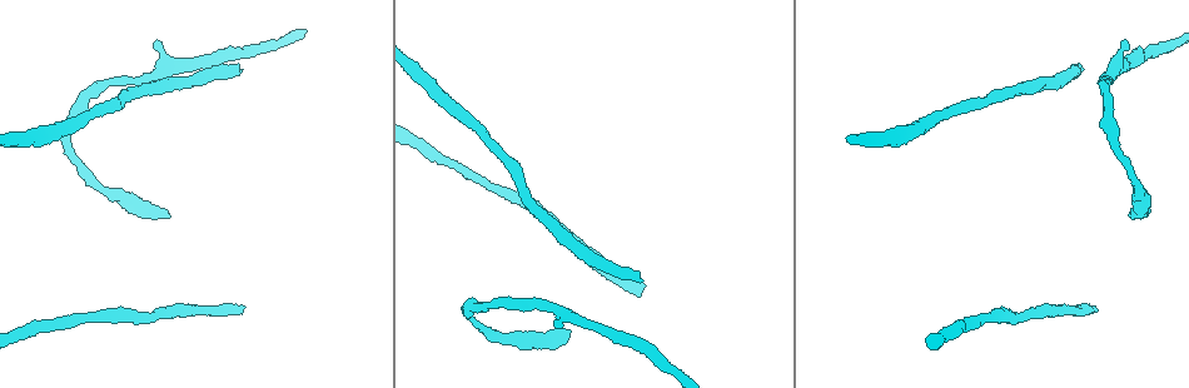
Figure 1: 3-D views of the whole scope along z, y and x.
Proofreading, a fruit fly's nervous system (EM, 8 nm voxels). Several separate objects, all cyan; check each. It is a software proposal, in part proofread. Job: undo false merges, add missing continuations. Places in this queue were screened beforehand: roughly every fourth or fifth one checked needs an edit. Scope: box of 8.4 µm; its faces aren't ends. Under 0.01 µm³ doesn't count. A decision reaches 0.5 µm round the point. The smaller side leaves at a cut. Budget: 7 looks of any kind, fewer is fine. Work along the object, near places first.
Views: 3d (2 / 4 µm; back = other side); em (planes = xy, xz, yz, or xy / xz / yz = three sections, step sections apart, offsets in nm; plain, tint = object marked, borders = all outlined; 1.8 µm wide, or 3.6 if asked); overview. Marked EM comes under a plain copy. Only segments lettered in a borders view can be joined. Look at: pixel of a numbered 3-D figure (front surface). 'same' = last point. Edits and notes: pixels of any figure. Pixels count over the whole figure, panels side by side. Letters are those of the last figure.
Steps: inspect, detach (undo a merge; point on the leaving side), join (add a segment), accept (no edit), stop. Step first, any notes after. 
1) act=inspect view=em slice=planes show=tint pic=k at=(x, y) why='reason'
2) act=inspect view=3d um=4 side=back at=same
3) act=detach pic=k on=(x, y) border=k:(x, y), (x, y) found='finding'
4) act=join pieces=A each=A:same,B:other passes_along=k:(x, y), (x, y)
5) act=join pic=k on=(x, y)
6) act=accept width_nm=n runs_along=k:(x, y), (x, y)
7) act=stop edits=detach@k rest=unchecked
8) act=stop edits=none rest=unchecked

act=inspect view=em slice=yz step=4 show=borders pic=1 at=(242, 305) why='branch stops here'

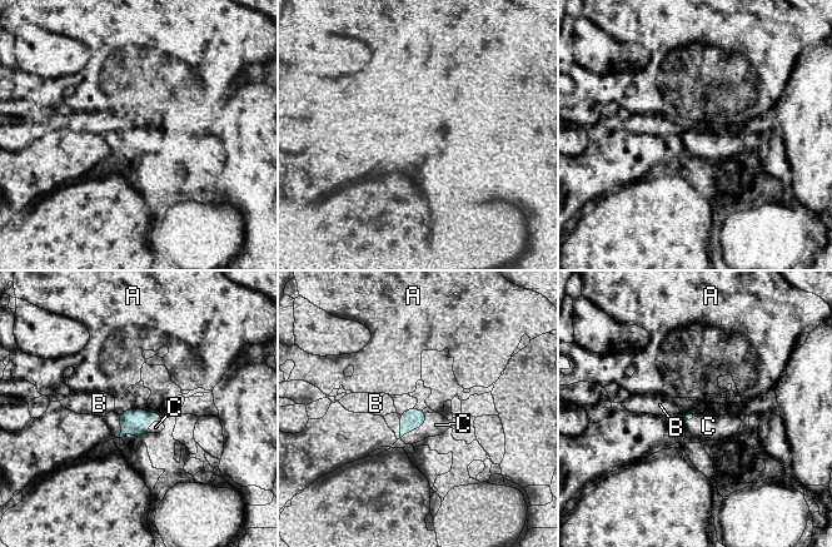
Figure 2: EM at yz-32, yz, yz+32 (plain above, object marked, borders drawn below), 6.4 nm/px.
act=join pieces=C each=A:other,B:other,C:same found='it goes on there'

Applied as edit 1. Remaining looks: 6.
act=inspect view=overview

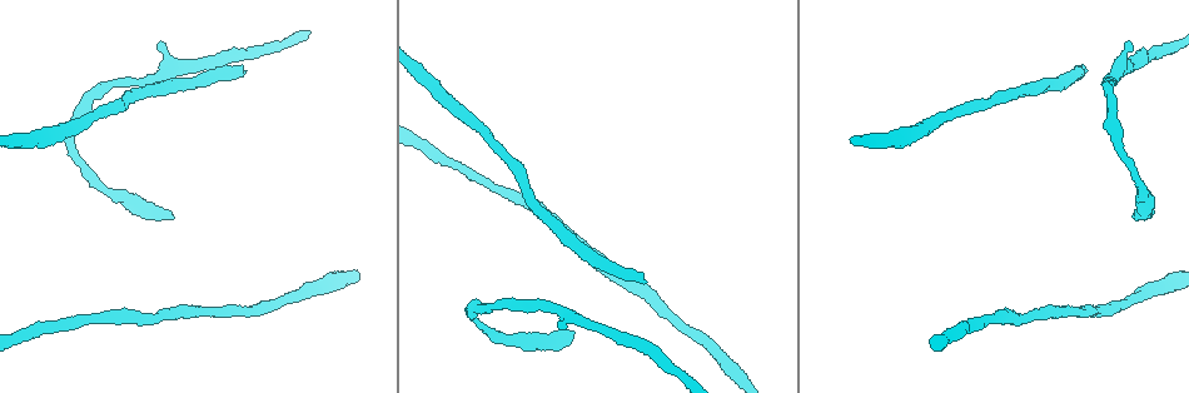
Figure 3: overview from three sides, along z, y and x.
act=inspect view=3d um=4 pic=3 at=(1135, 219) why='free end'

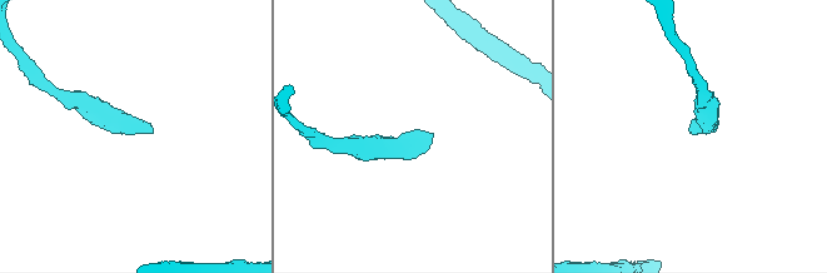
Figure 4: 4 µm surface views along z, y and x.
act=inspect view=em slice=yz step=16 show=tint pic=4 at=(693, 131) why='need the tissue'

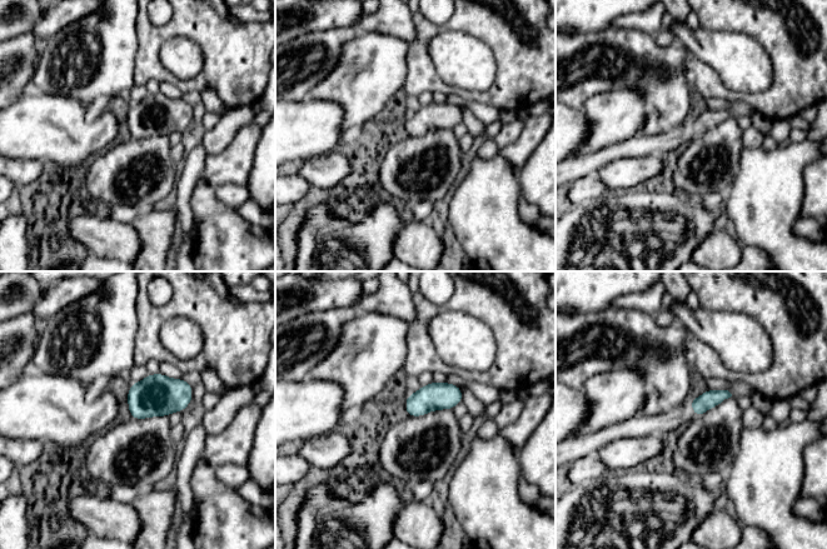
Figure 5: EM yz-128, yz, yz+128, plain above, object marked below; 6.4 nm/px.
act=inspect view=em slice=xy step=8 show=borders at=same

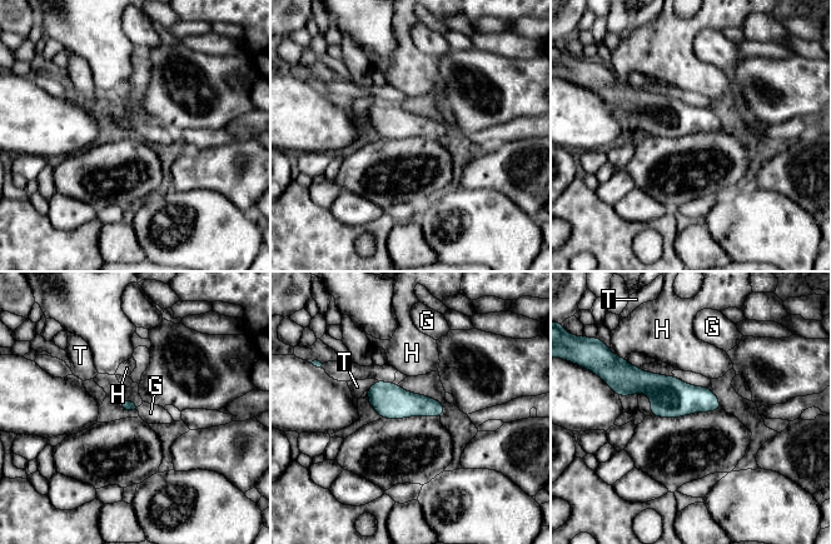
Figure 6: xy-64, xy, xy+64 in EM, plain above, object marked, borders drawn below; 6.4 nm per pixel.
act=join pieces=G each=G:same,H:other,T:other passes_along=6:(128, 405), (138, 409), (150, 413) found='the neuron continues'

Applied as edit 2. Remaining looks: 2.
act=inspect view=overview

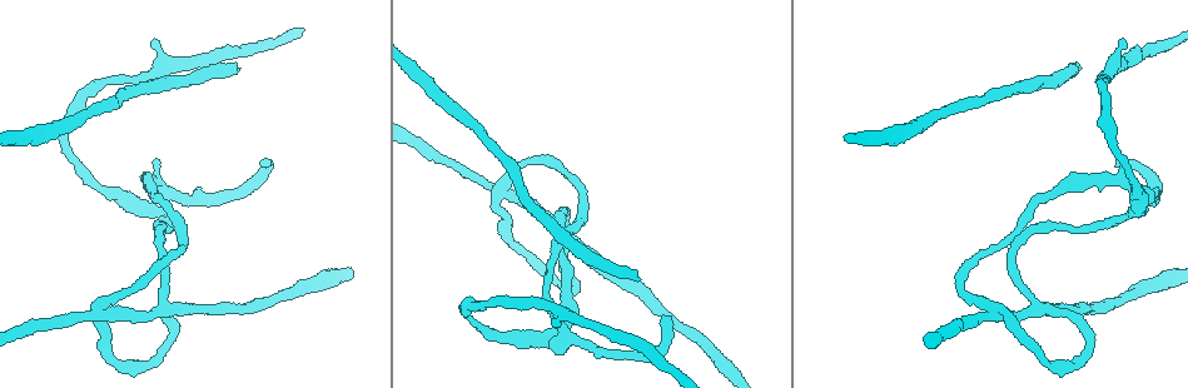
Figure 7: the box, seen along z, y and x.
act=inspect view=em slice=planes show=borders pic=7 at=(639, 279) why='long arm stops here'

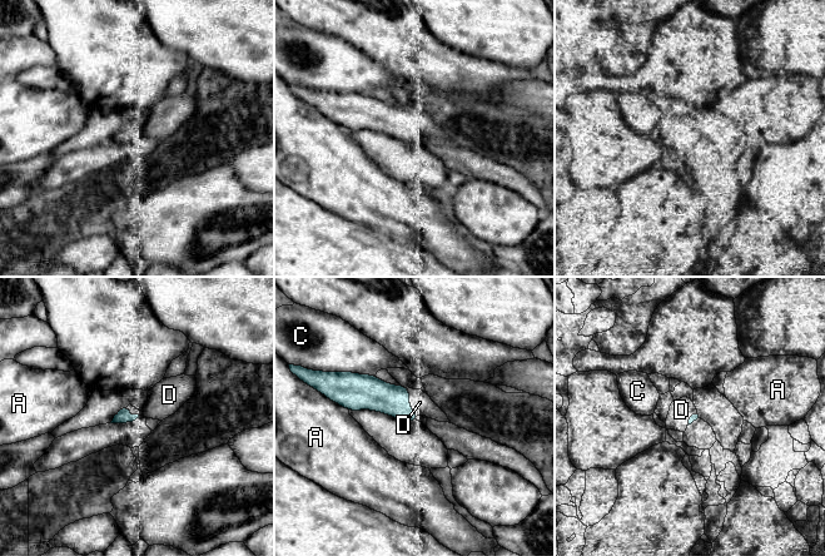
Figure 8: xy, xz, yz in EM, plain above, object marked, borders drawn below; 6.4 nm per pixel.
act=join pieces=D longest_contact=C:220nm each=A:other,C:other,D:same found='the neuron continues'

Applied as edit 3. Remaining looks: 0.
act=stop edits=join@2,join@6,join@8 rest=unchecked

